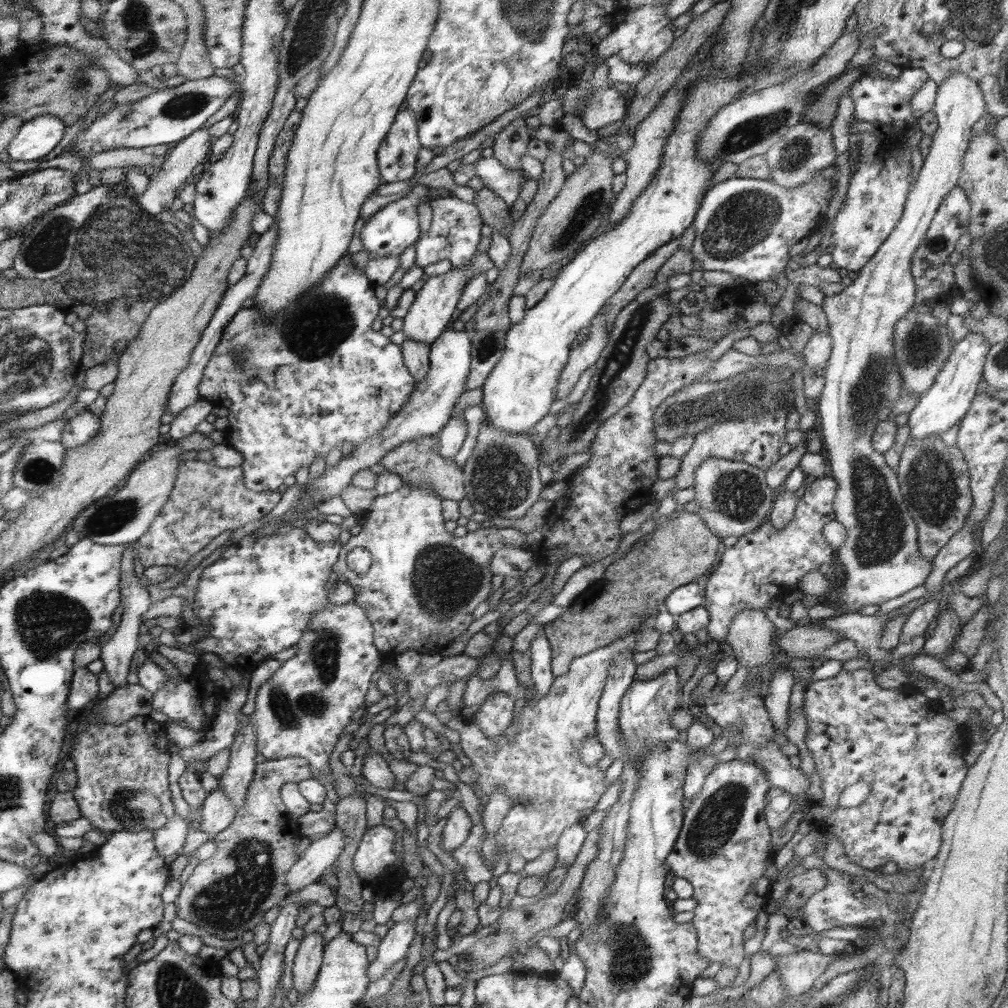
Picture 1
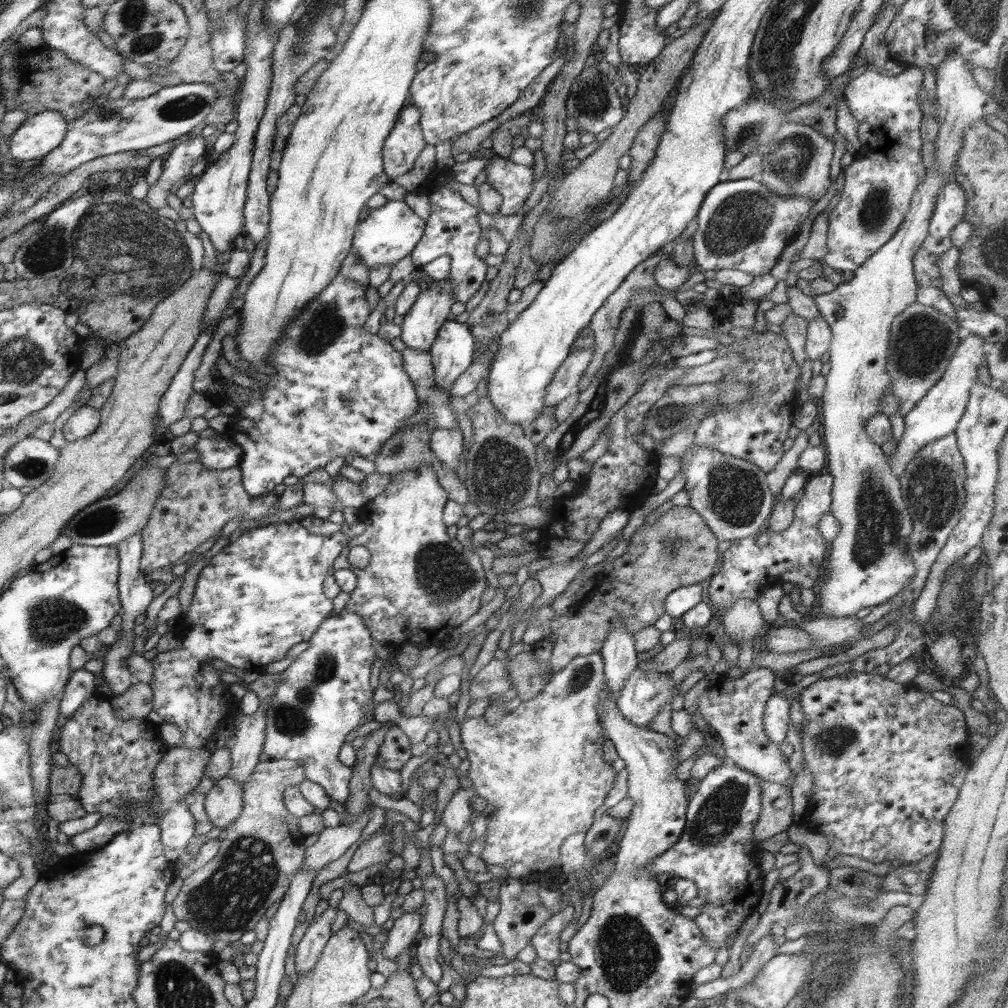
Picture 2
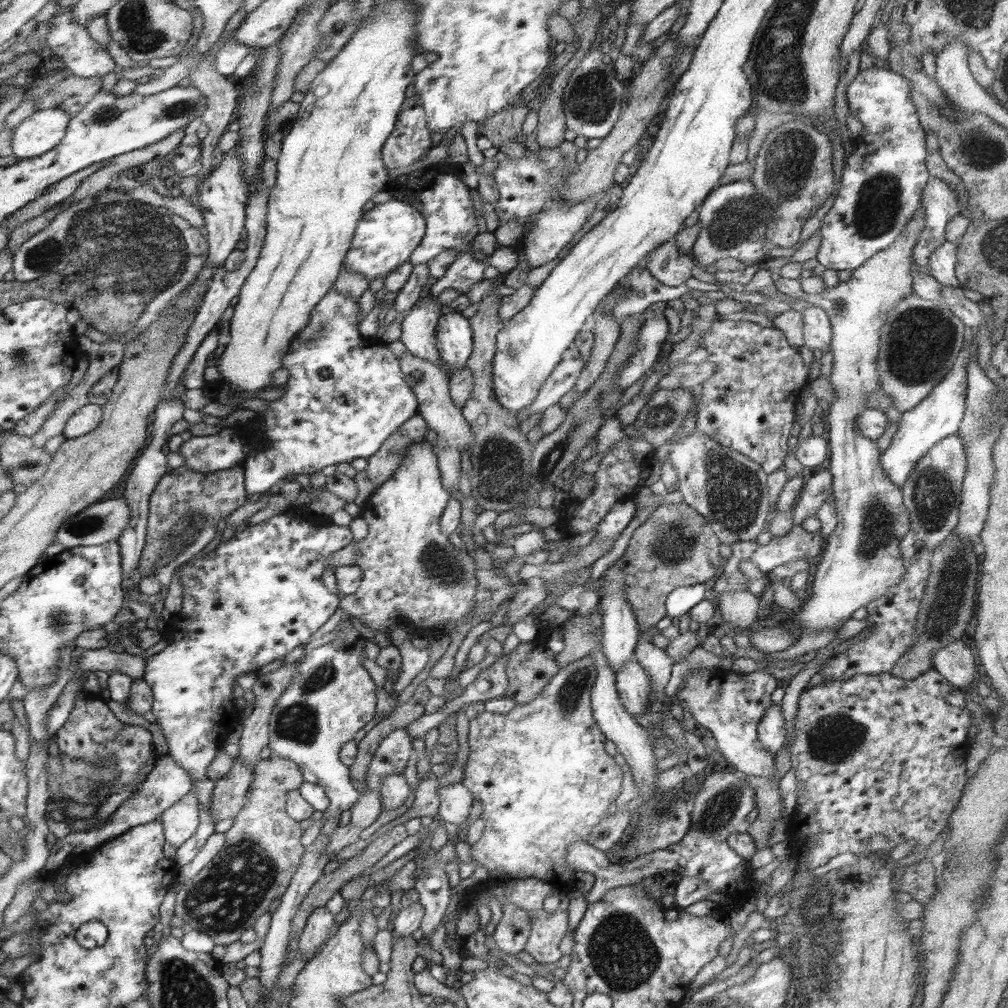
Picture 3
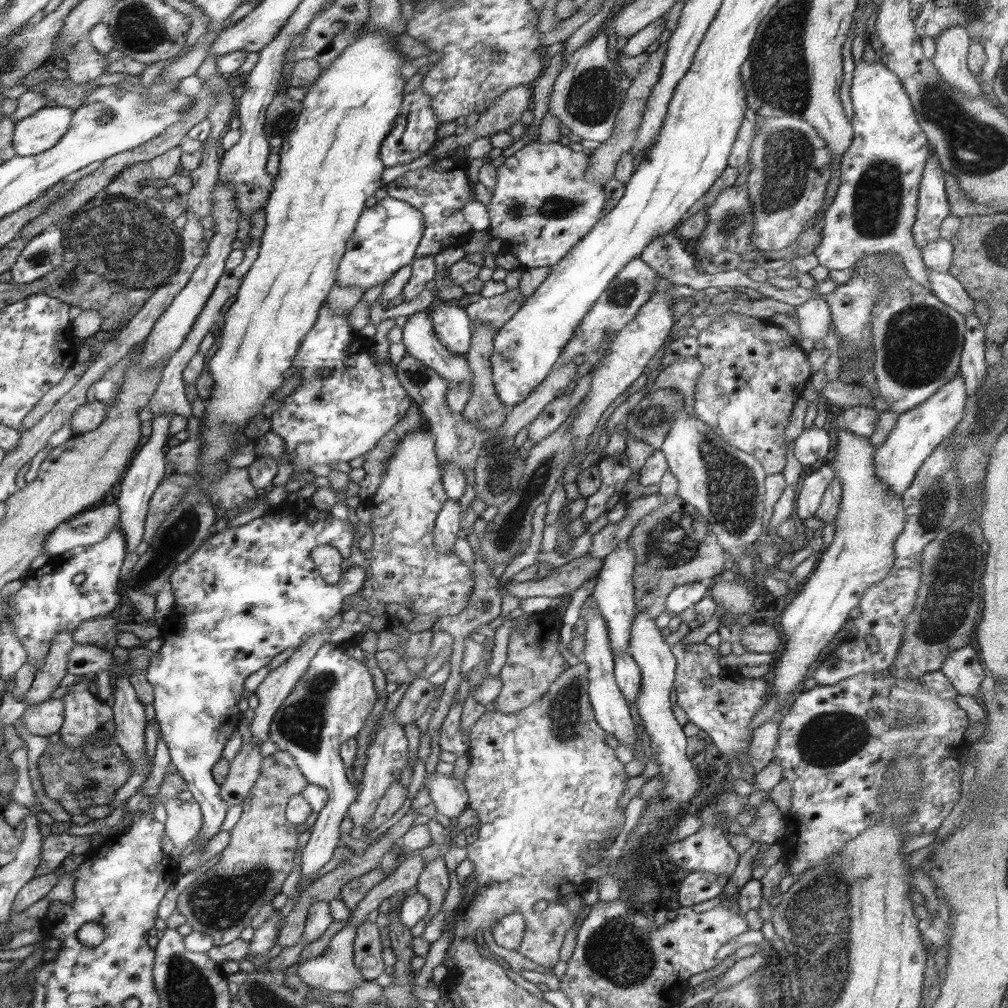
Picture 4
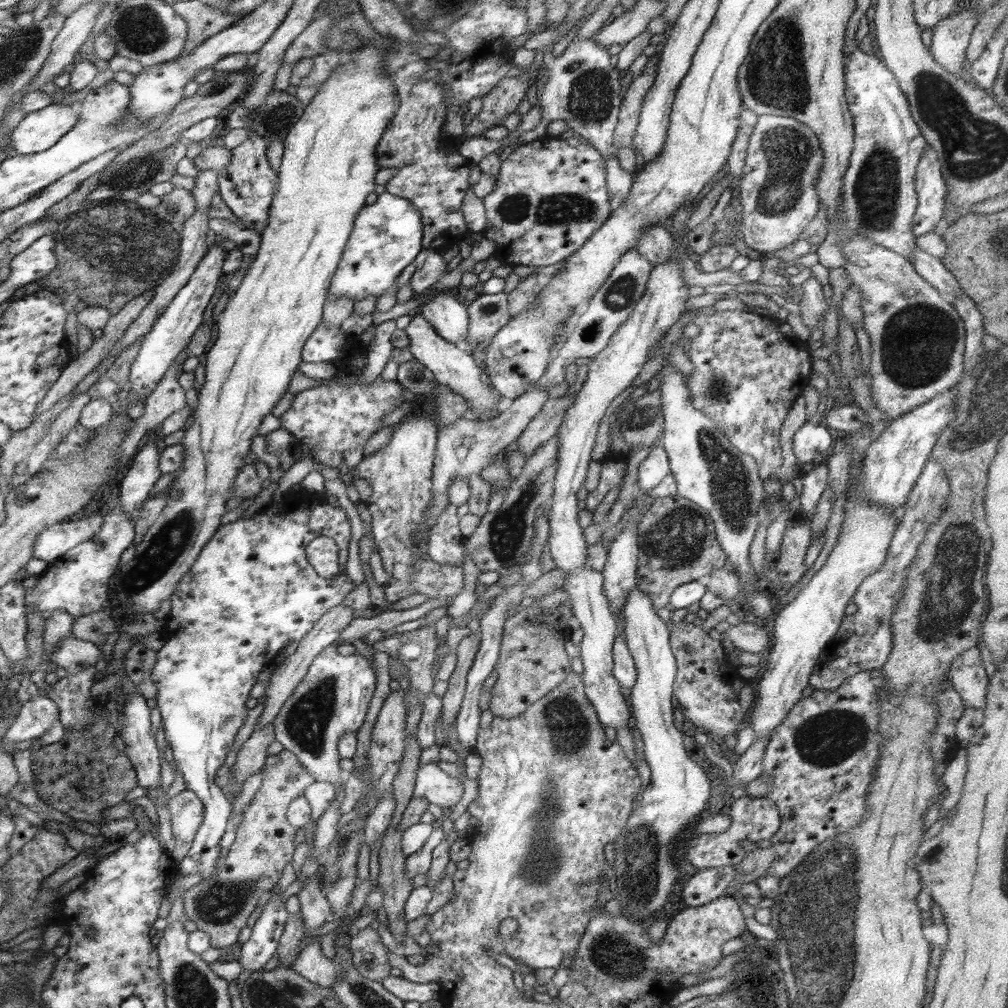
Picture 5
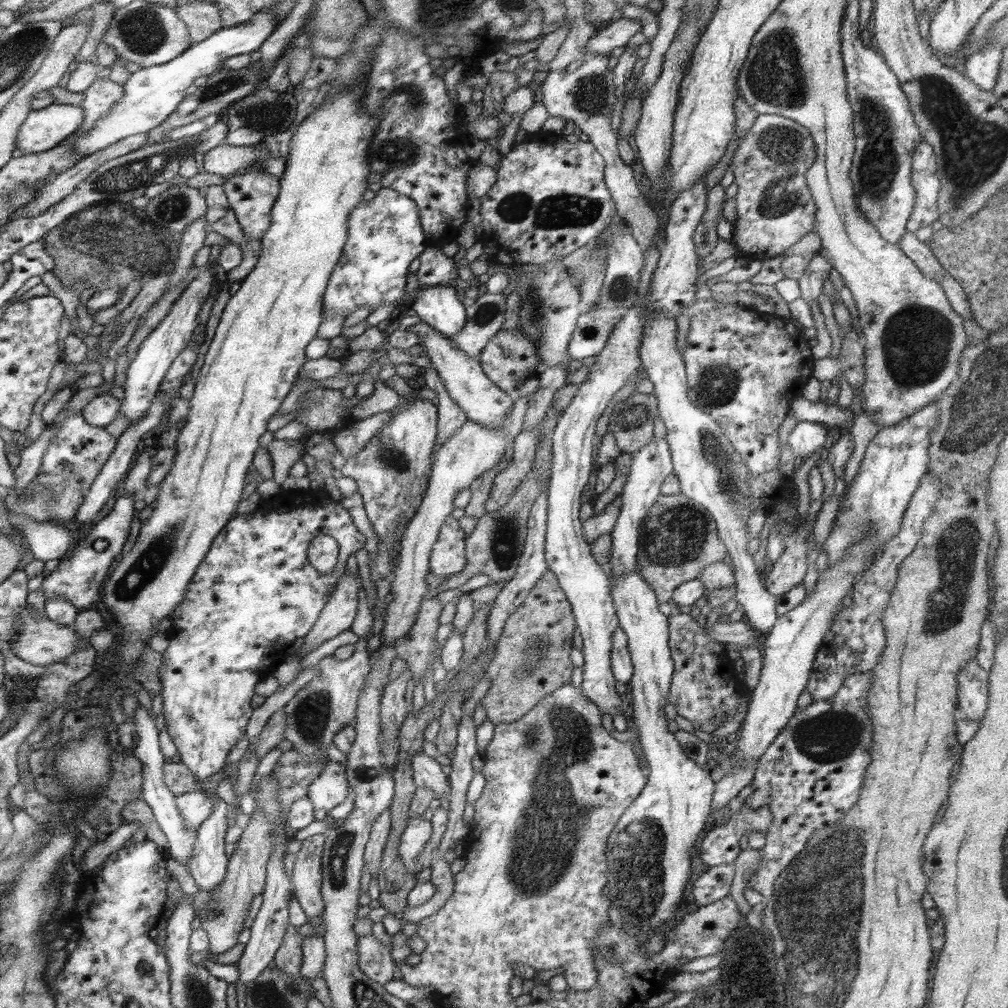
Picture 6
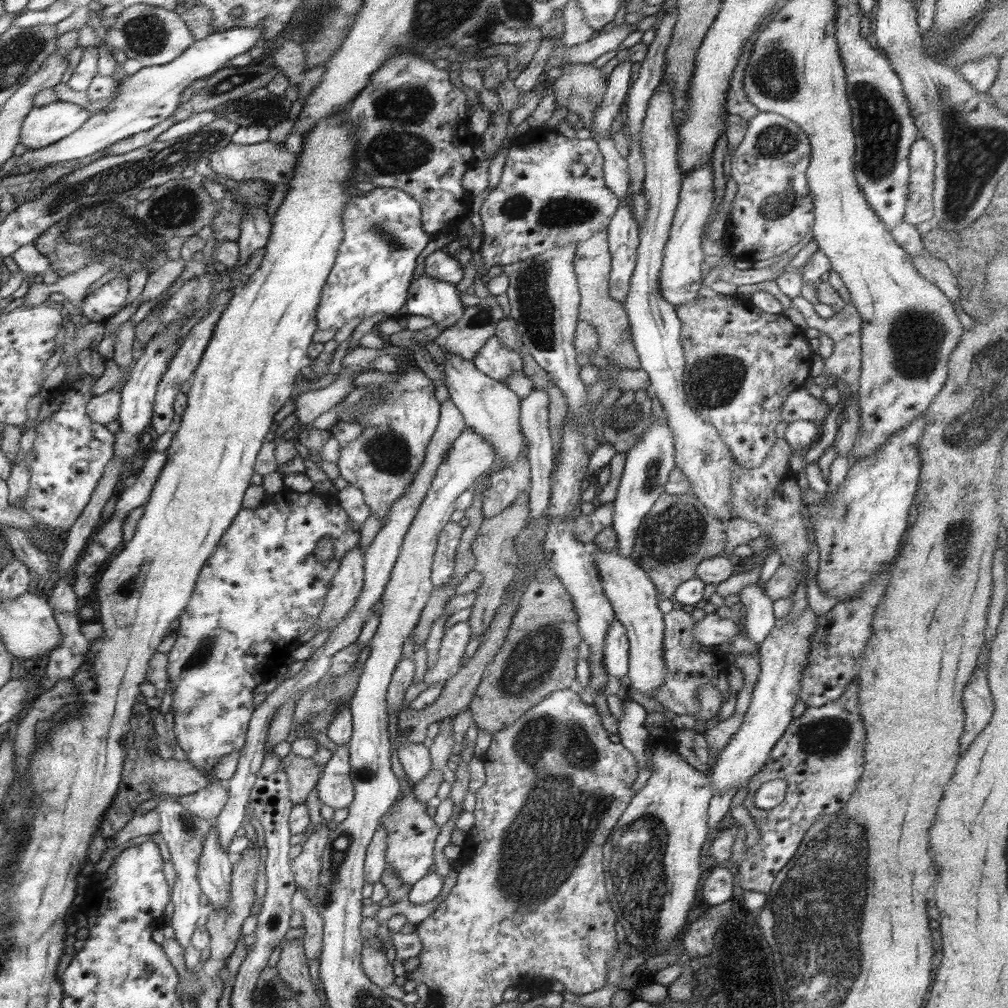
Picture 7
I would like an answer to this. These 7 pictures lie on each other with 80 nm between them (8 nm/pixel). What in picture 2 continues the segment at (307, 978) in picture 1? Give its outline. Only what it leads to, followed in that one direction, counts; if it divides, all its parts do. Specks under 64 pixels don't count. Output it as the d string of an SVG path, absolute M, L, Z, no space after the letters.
M338 908L326 909L314 922L308 925L304 936L300 940L295 953L295 971L298 975L307 974L318 962L325 944L332 936L330 926L336 918Z

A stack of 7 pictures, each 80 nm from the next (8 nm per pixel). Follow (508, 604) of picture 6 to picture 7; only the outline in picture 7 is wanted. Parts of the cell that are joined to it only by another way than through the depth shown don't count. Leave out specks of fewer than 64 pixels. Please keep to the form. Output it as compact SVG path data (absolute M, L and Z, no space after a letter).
M535 388L526 398L521 399L519 427L528 443L527 461L531 466L531 482L529 488L529 516L538 518L549 507L551 495L552 471L555 466L554 441L549 427L549 398L546 389Z

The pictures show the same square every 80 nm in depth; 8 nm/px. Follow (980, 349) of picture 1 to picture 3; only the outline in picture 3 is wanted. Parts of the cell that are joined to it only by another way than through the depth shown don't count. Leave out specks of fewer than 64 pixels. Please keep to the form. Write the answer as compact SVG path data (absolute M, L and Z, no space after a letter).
M965 342L961 349L945 378L930 391L930 394L918 406L902 412L902 419L890 446L880 455L882 468L889 479L900 488L908 478L909 472L914 470L914 465L921 459L921 456L924 456L939 440L959 432L959 424L963 419L966 406L968 357L972 355L973 346Z

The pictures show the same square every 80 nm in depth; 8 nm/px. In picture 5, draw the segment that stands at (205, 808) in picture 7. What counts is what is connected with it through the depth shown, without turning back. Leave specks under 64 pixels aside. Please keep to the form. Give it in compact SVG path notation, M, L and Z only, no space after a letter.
M186 789L169 799L167 808L172 816L172 834L175 836L175 845L170 850L170 856L180 862L191 849L204 820L204 805L194 792Z

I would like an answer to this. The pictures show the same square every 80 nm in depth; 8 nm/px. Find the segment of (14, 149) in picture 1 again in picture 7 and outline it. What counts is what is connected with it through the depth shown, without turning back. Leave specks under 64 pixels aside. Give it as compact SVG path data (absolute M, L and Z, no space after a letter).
M59 101L44 107L34 107L24 118L19 143L38 150L73 135L92 114L81 105Z

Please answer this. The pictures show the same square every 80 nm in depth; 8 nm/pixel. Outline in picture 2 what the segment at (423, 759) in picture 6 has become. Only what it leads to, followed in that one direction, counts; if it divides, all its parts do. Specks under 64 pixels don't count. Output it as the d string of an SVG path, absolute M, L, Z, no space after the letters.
M462 786L452 796L441 816L441 823L446 825L447 832L455 832L459 837L460 832L470 824L473 807L470 807L469 800L474 795L472 788Z

